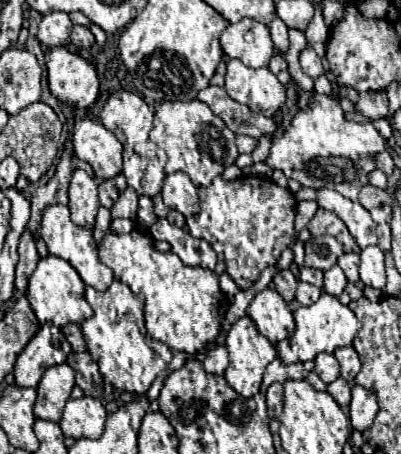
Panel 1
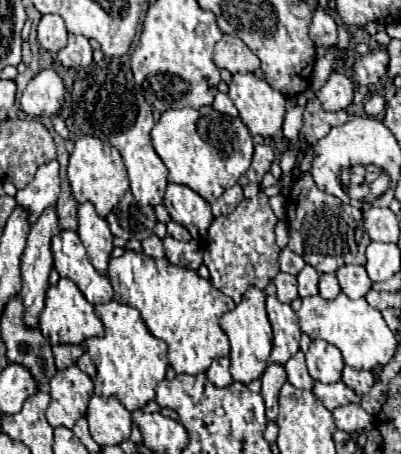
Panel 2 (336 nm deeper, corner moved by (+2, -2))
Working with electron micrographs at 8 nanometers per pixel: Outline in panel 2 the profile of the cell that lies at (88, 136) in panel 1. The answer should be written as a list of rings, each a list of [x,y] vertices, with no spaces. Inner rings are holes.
[[[85,135],[75,141],[75,149],[69,157],[69,183],[73,189],[73,197],[79,203],[91,201],[101,217],[105,217],[129,189],[127,171],[119,151],[111,143],[91,135]]]

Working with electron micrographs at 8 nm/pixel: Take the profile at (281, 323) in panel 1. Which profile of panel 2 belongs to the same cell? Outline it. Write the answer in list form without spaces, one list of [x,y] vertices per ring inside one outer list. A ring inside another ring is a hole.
[[[273,283],[265,287],[265,305],[267,305],[267,315],[273,327],[271,361],[285,365],[299,351],[299,337],[301,337],[299,317],[291,309],[291,305],[281,303],[277,299]]]

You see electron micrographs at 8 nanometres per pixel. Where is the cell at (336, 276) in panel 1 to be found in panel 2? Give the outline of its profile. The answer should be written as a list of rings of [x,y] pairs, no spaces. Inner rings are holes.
[[[329,273],[321,275],[321,279],[319,279],[319,295],[325,297],[325,299],[335,299],[339,293],[341,293],[341,289],[339,289],[337,277],[329,275]]]

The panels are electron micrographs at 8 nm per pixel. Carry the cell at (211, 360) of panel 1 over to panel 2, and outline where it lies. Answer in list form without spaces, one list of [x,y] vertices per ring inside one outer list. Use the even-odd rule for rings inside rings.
[[[219,357],[211,363],[209,371],[207,371],[207,379],[217,385],[217,387],[227,387],[233,383],[231,373],[229,373],[229,357]]]

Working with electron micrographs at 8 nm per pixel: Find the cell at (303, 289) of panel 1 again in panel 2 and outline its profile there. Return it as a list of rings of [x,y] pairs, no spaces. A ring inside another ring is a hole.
[[[305,265],[305,269],[297,275],[297,281],[299,281],[299,297],[311,297],[311,295],[319,295],[319,273],[311,267],[311,265]]]

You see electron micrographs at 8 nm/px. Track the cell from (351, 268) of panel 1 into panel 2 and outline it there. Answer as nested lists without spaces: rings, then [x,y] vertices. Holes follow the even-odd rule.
[[[343,265],[337,269],[337,279],[341,285],[341,291],[349,299],[365,297],[371,289],[371,279],[367,277],[367,271],[363,265]]]

